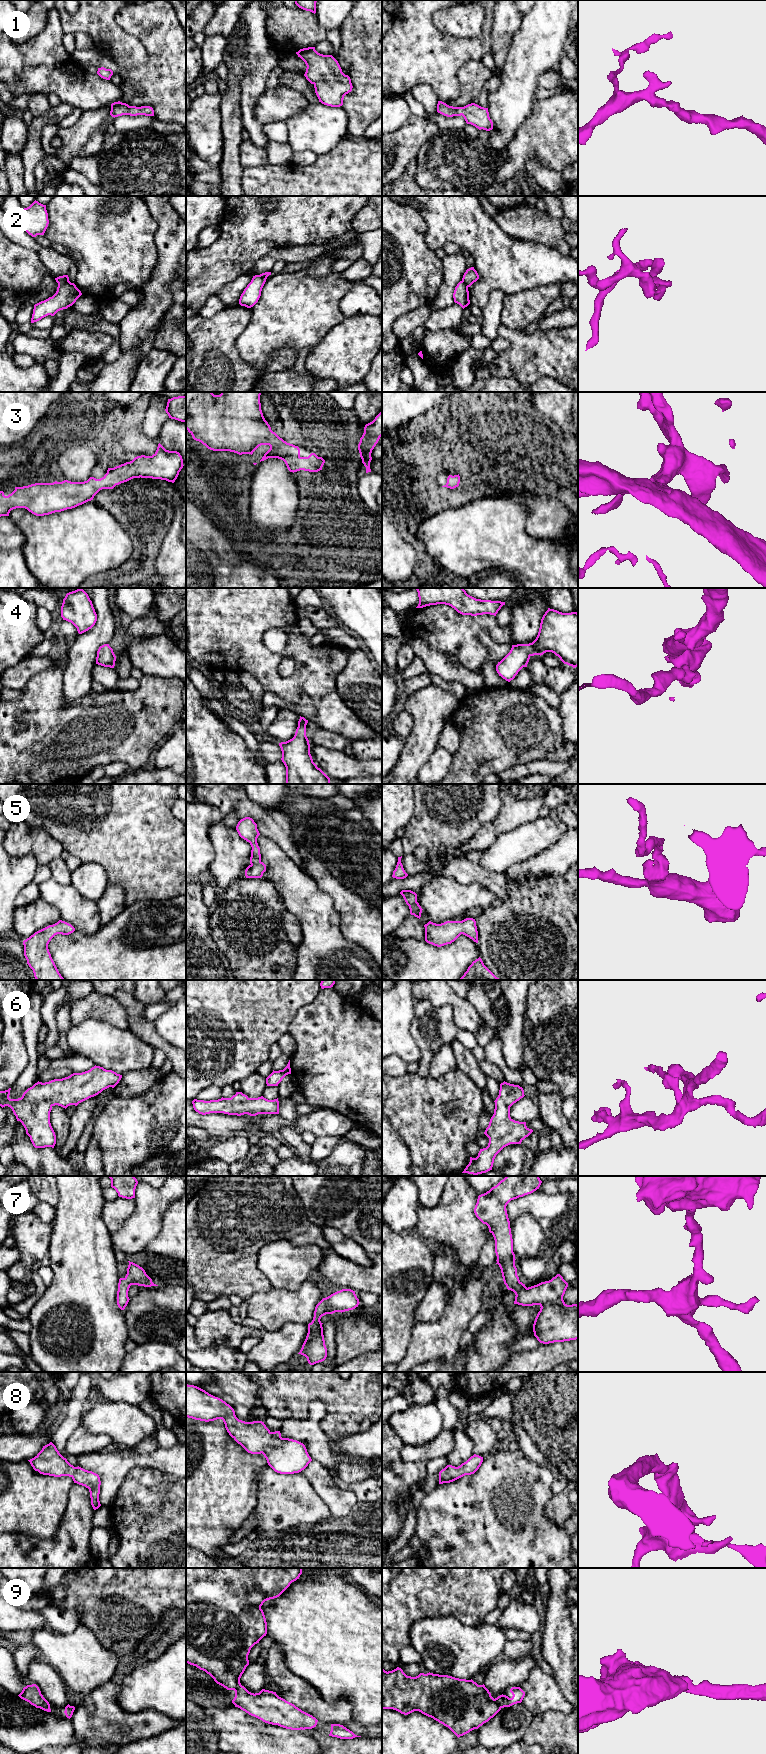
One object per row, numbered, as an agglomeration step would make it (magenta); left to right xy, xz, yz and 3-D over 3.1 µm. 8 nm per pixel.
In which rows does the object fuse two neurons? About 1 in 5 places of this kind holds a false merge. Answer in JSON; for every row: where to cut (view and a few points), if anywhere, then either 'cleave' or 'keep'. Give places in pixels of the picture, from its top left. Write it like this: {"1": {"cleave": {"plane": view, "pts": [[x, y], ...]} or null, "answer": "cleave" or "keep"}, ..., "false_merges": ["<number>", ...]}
{"1": {"cleave": null, "answer": "keep"}, "2": {"cleave": {"plane": "xy", "pts": [[69, 281], [58, 284]]}, "answer": "cleave"}, "3": {"cleave": null, "answer": "keep"}, "4": {"cleave": null, "answer": "keep"}, "5": {"cleave": null, "answer": "keep"}, "6": {"cleave": null, "answer": "keep"}, "7": {"cleave": null, "answer": "keep"}, "8": {"cleave": null, "answer": "keep"}, "9": {"cleave": null, "answer": "keep"}, "false_merges": ["2"]}

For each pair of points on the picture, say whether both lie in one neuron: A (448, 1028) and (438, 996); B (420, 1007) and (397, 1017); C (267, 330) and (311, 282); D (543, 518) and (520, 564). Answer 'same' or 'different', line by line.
A: different
B: different
C: same
D: different

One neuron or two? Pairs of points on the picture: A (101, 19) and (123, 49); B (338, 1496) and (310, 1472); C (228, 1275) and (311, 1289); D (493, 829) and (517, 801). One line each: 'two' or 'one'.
A: one
B: one
C: two
D: one

